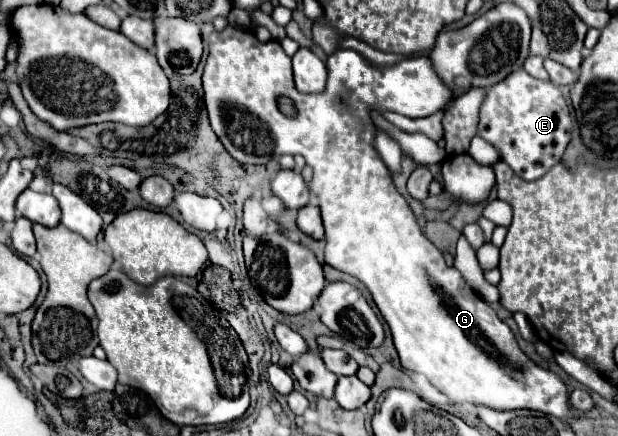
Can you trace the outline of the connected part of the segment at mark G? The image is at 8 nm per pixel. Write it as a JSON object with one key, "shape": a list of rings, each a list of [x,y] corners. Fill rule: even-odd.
{"shape":[[[226,25],[224,31],[220,33],[210,33],[210,39],[208,39],[208,59],[206,59],[206,65],[204,65],[204,75],[202,75],[202,87],[204,87],[204,103],[206,103],[206,109],[208,109],[208,119],[210,119],[210,125],[212,125],[212,131],[218,135],[218,139],[222,141],[222,145],[226,147],[226,151],[238,159],[242,165],[258,165],[258,163],[268,163],[268,159],[272,157],[280,157],[280,155],[302,155],[306,159],[306,165],[310,165],[314,169],[314,175],[312,175],[312,181],[310,181],[310,191],[318,197],[318,205],[320,205],[320,217],[322,217],[322,225],[324,225],[324,233],[326,233],[326,249],[324,249],[324,255],[326,255],[326,263],[342,273],[348,273],[352,277],[356,277],[358,281],[362,281],[366,285],[366,289],[370,291],[376,307],[380,309],[384,321],[388,323],[390,327],[390,333],[392,333],[392,341],[394,341],[394,347],[398,351],[398,357],[400,357],[400,365],[408,371],[414,371],[414,373],[422,373],[440,393],[444,393],[452,403],[472,403],[472,405],[486,405],[490,409],[498,409],[498,411],[514,411],[514,409],[534,409],[534,411],[542,411],[546,415],[554,415],[558,419],[566,419],[566,417],[572,417],[576,415],[576,411],[568,405],[568,395],[566,395],[566,385],[562,383],[562,379],[552,373],[552,371],[546,371],[542,367],[538,367],[534,361],[530,361],[522,349],[518,347],[510,327],[506,323],[502,323],[496,315],[496,311],[482,299],[474,293],[474,289],[464,281],[464,277],[460,275],[458,269],[454,267],[446,267],[444,263],[444,257],[442,253],[422,235],[422,229],[418,227],[406,199],[396,191],[392,179],[390,179],[390,173],[386,169],[386,165],[382,163],[382,159],[378,157],[378,153],[374,151],[372,147],[372,139],[374,139],[374,125],[372,125],[372,119],[368,115],[370,109],[376,109],[376,111],[394,111],[394,113],[400,113],[400,115],[406,115],[406,117],[428,117],[428,115],[434,115],[438,111],[442,111],[452,99],[454,99],[454,93],[450,93],[450,89],[446,89],[446,85],[442,85],[442,79],[438,77],[438,73],[434,73],[434,67],[430,65],[430,59],[428,57],[414,57],[414,59],[406,59],[406,61],[400,61],[398,65],[394,67],[386,67],[386,69],[378,69],[374,65],[370,65],[368,61],[364,61],[356,51],[351,49],[338,49],[336,52],[330,55],[326,60],[326,66],[328,70],[328,78],[326,83],[326,91],[324,93],[318,93],[318,95],[304,95],[300,91],[296,91],[294,87],[294,79],[292,79],[292,65],[290,65],[290,57],[282,51],[280,43],[278,41],[268,41],[268,43],[260,43],[254,33],[250,29],[240,29],[240,27],[232,27],[232,25]],[[290,97],[294,101],[294,109],[296,109],[296,115],[294,117],[288,117],[288,115],[282,115],[282,113],[294,113],[292,109],[292,103]]]}

